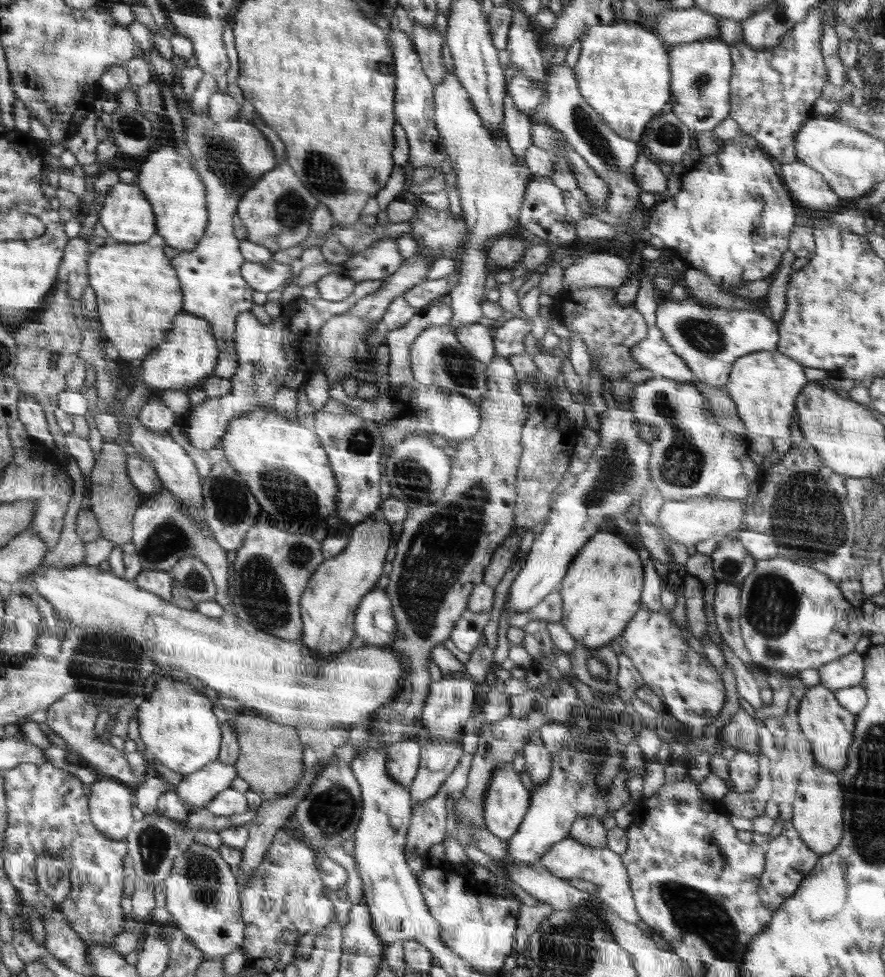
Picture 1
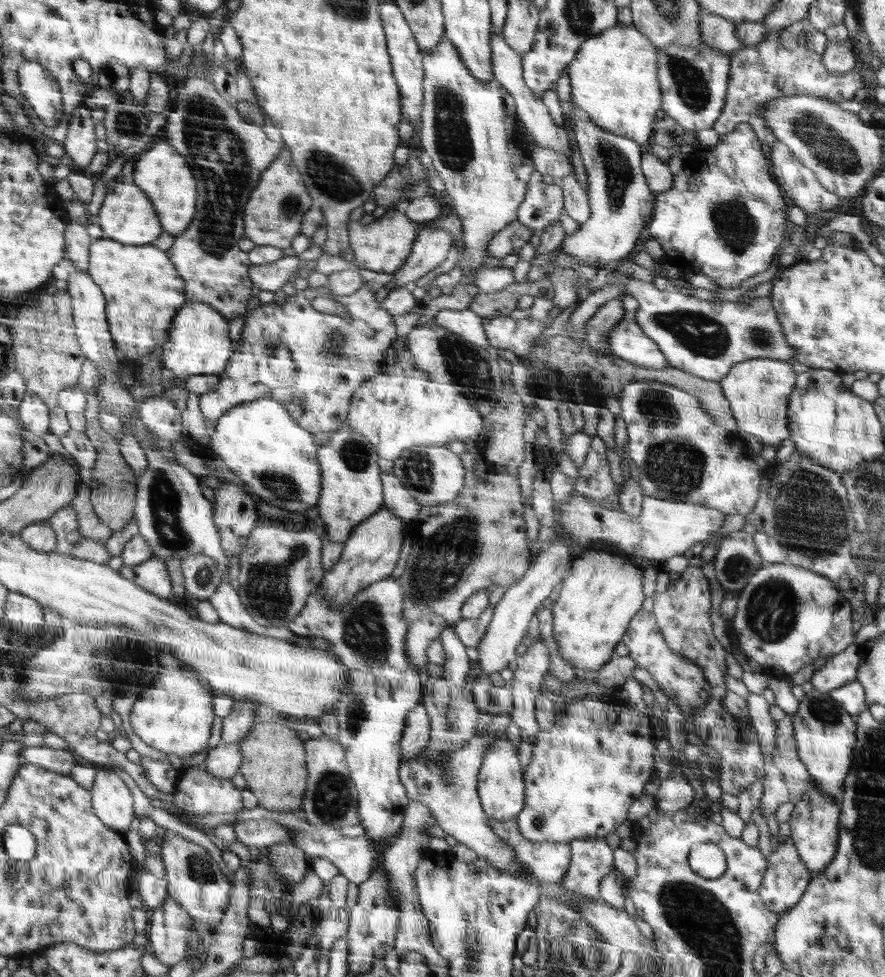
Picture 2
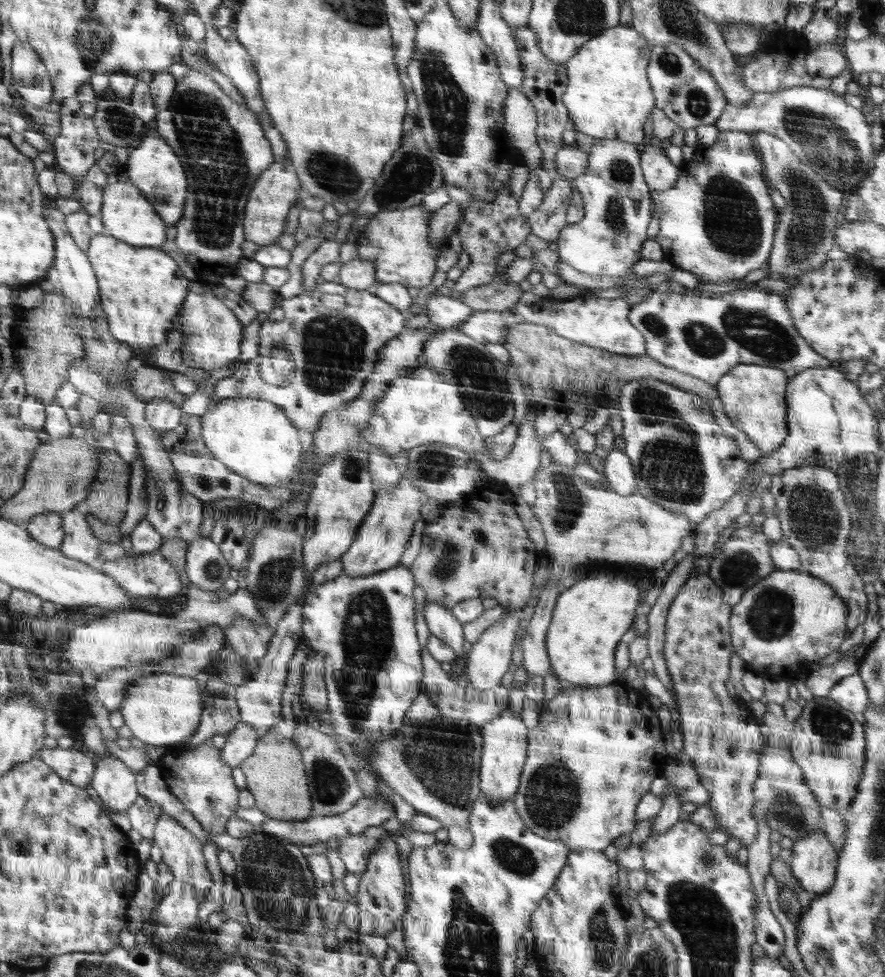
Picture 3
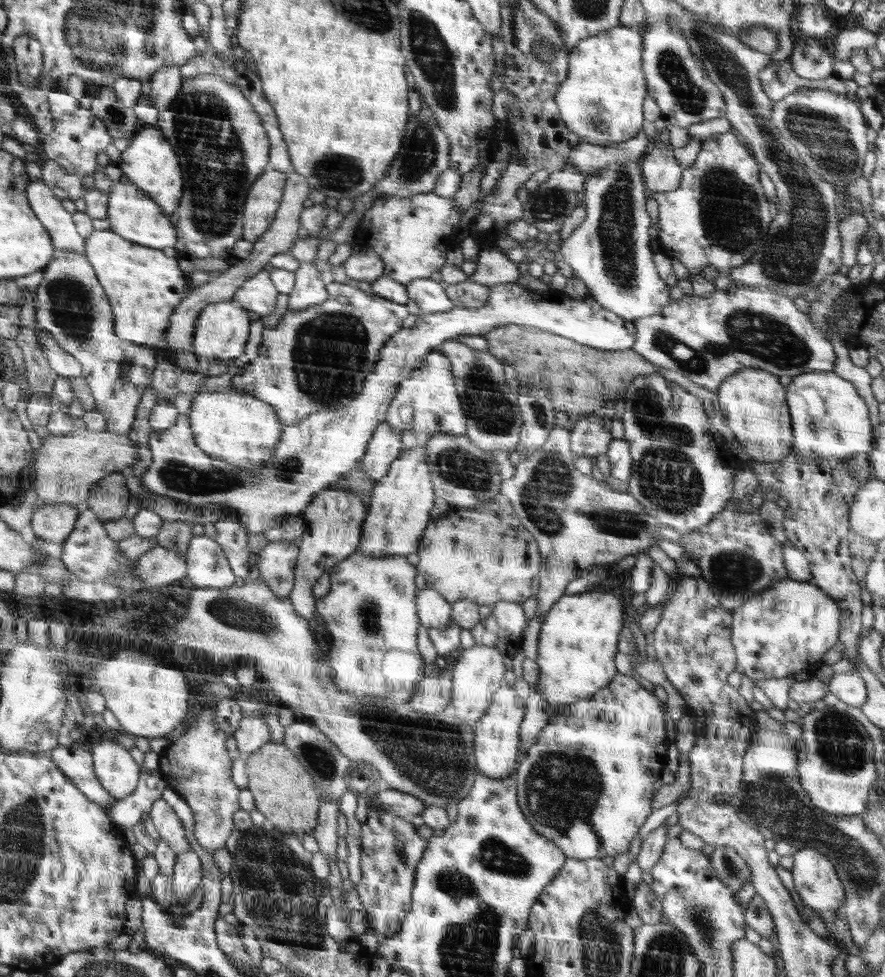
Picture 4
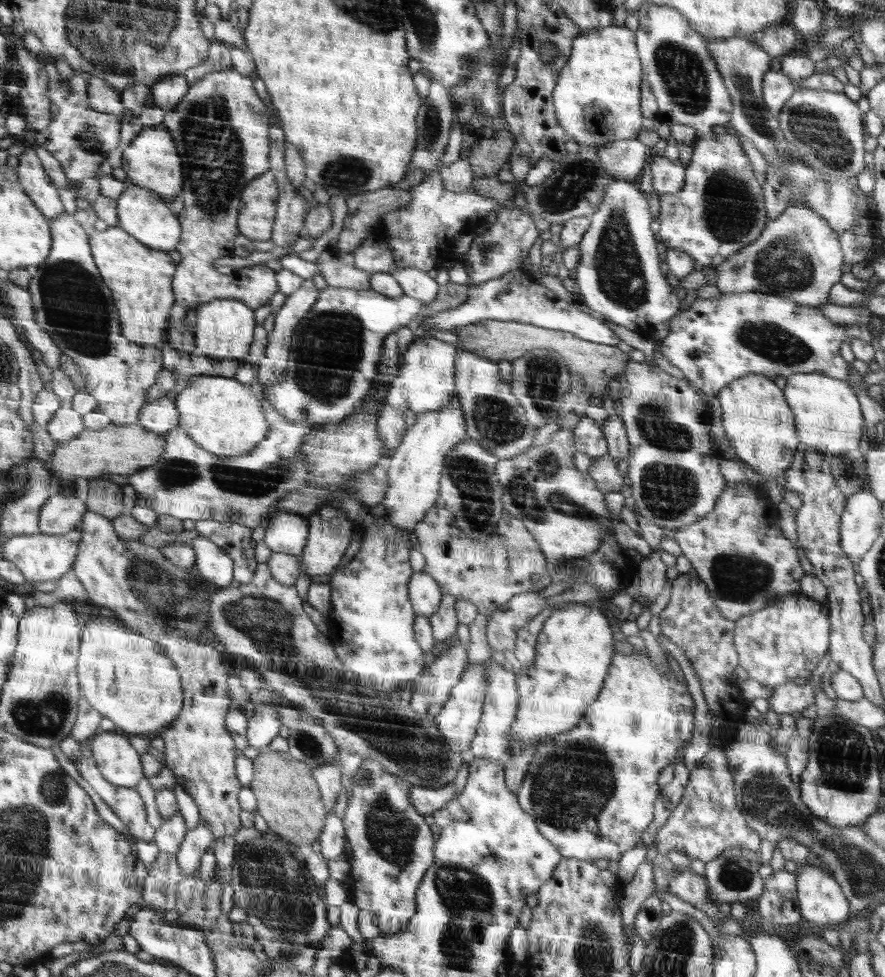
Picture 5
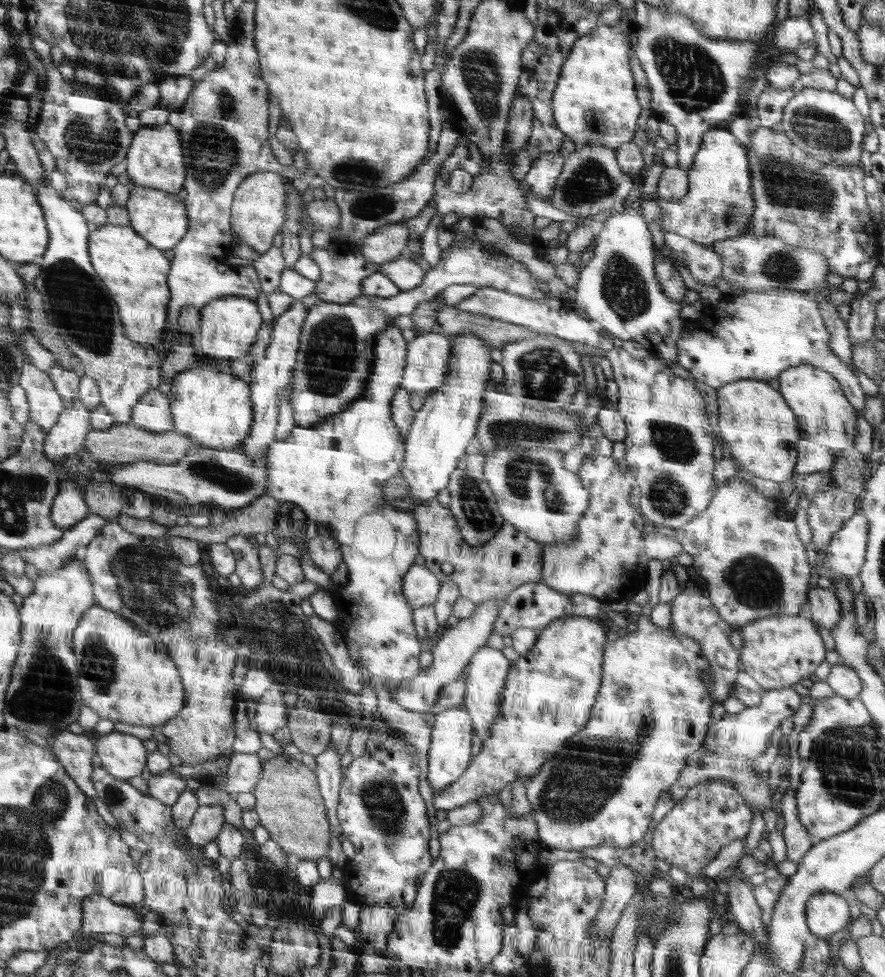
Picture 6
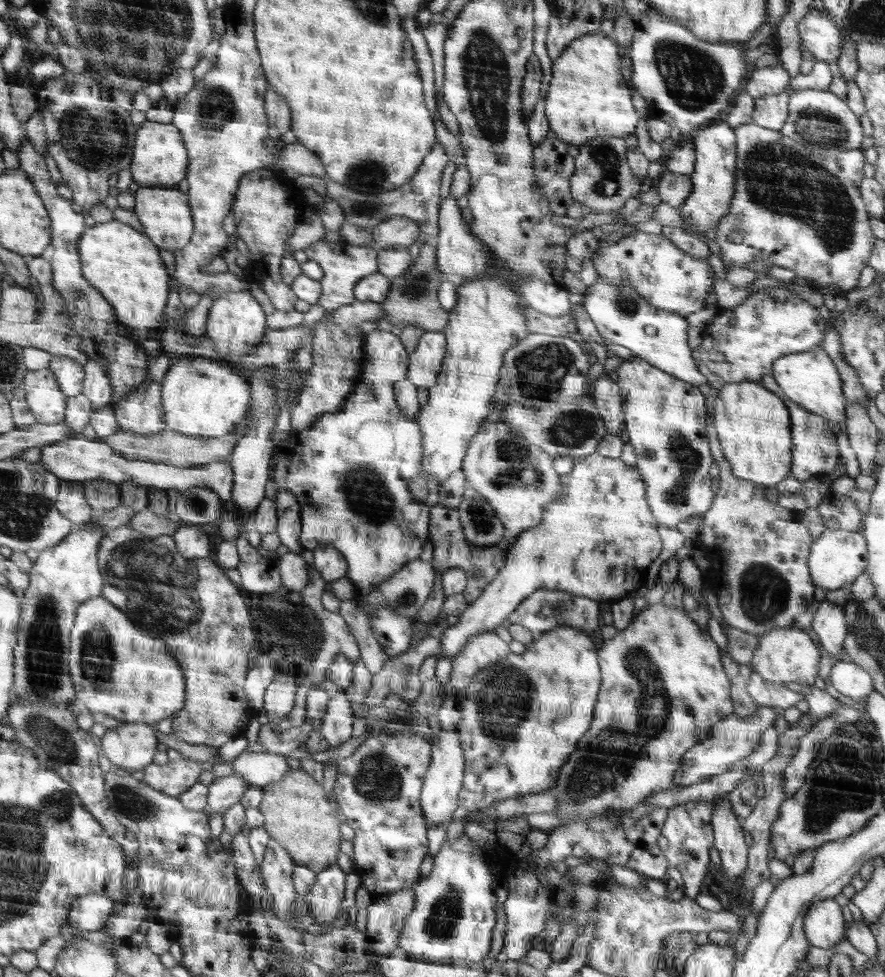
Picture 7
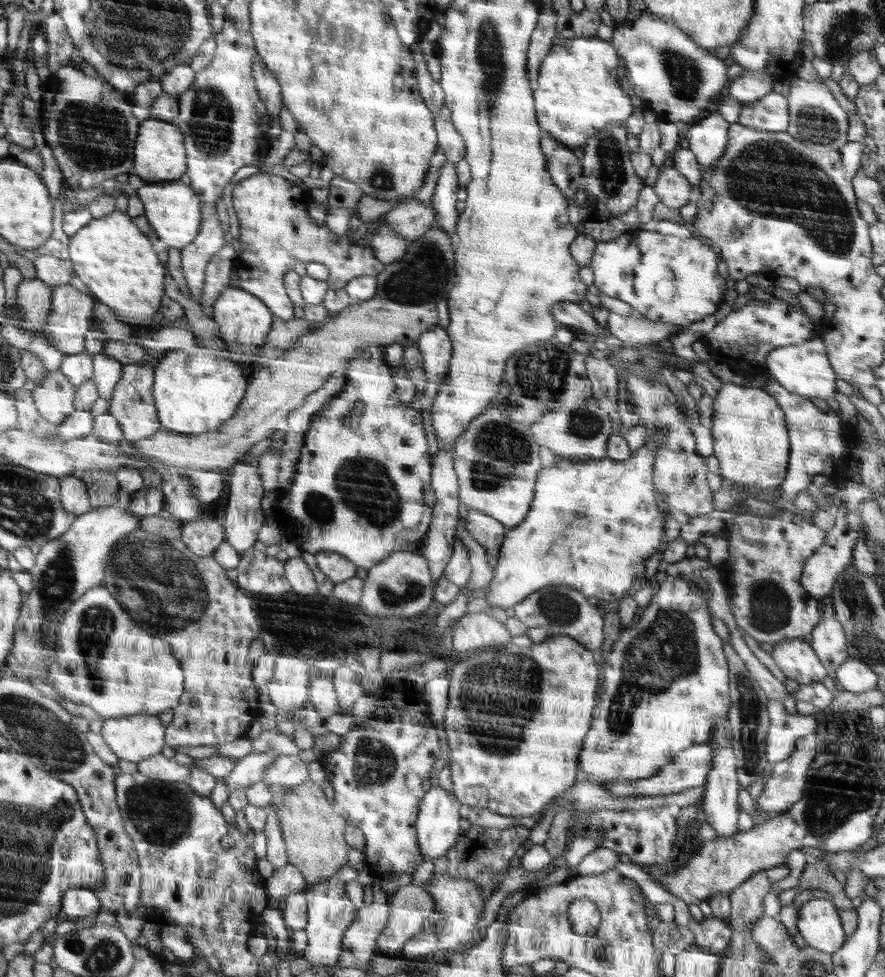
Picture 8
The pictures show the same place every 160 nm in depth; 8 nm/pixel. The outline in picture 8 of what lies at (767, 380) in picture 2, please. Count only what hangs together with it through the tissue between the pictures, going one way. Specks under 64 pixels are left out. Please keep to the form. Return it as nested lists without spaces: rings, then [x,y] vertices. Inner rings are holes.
[[[735,383],[722,384],[721,388],[713,393],[711,433],[714,439],[713,456],[719,462],[719,474],[725,478],[727,485],[736,484],[740,488],[748,488],[749,491],[755,486],[763,492],[773,492],[782,484],[790,456],[785,414],[776,399],[764,389]]]

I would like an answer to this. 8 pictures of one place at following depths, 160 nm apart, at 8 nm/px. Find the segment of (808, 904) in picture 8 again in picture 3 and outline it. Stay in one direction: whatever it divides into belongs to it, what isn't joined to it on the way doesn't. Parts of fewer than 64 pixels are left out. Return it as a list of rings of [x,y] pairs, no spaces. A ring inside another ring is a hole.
[[[815,830],[806,838],[794,842],[791,850],[792,856],[788,865],[801,888],[816,895],[829,892],[835,881],[839,854],[833,849],[828,837],[821,830]]]

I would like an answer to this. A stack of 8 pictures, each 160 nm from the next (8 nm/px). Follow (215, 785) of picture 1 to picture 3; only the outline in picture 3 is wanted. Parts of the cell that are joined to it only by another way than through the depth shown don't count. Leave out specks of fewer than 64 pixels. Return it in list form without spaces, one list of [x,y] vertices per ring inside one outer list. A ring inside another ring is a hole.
[[[238,723],[232,732],[226,734],[226,743],[224,747],[220,749],[223,761],[226,761],[230,768],[240,767],[244,759],[253,753],[258,737],[257,730],[251,724]]]

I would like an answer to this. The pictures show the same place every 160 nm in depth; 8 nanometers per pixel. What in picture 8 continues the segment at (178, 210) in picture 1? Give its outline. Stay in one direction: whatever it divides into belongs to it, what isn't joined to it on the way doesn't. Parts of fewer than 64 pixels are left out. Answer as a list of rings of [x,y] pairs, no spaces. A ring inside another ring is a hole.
[[[145,119],[138,133],[137,159],[132,173],[138,175],[145,184],[160,183],[160,180],[179,180],[186,172],[184,144],[184,135],[174,122]]]

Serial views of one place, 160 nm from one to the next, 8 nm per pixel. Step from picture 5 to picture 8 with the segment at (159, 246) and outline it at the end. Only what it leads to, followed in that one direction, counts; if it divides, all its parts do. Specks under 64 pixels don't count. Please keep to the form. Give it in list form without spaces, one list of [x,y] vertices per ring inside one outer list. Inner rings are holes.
[[[178,182],[144,184],[138,190],[144,205],[144,216],[149,220],[156,236],[169,247],[184,248],[192,244],[200,232],[200,198],[190,185]]]

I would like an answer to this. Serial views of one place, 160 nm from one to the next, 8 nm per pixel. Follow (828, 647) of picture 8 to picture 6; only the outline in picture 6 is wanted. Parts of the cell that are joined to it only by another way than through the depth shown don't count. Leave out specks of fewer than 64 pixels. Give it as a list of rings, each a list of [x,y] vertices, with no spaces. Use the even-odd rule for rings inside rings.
[[[816,587],[807,593],[806,612],[818,626],[832,631],[840,623],[841,602],[835,595],[835,588]]]

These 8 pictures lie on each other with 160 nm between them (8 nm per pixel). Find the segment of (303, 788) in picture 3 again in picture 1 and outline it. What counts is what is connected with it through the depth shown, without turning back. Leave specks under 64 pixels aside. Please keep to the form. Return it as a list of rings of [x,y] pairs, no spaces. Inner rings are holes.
[[[248,709],[231,721],[239,740],[239,755],[234,764],[237,777],[248,782],[249,788],[265,800],[278,800],[294,790],[304,772],[302,746],[296,729]]]

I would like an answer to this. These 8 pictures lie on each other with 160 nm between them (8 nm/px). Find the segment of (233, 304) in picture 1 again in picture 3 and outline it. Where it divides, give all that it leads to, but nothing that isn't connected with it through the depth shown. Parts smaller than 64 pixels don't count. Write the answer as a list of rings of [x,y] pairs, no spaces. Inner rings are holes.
[[[192,71],[176,82],[169,105],[158,112],[155,118],[157,134],[166,138],[174,150],[178,150],[178,158],[182,158],[182,166],[186,166],[186,174],[190,174],[190,198],[186,198],[186,214],[175,224],[177,228],[176,246],[187,256],[187,263],[197,273],[195,282],[213,287],[220,284],[226,274],[238,275],[238,262],[246,258],[242,250],[246,250],[245,218],[246,205],[249,204],[250,193],[258,177],[272,165],[273,150],[265,135],[260,119],[245,103],[239,103],[219,86],[212,75]]]

